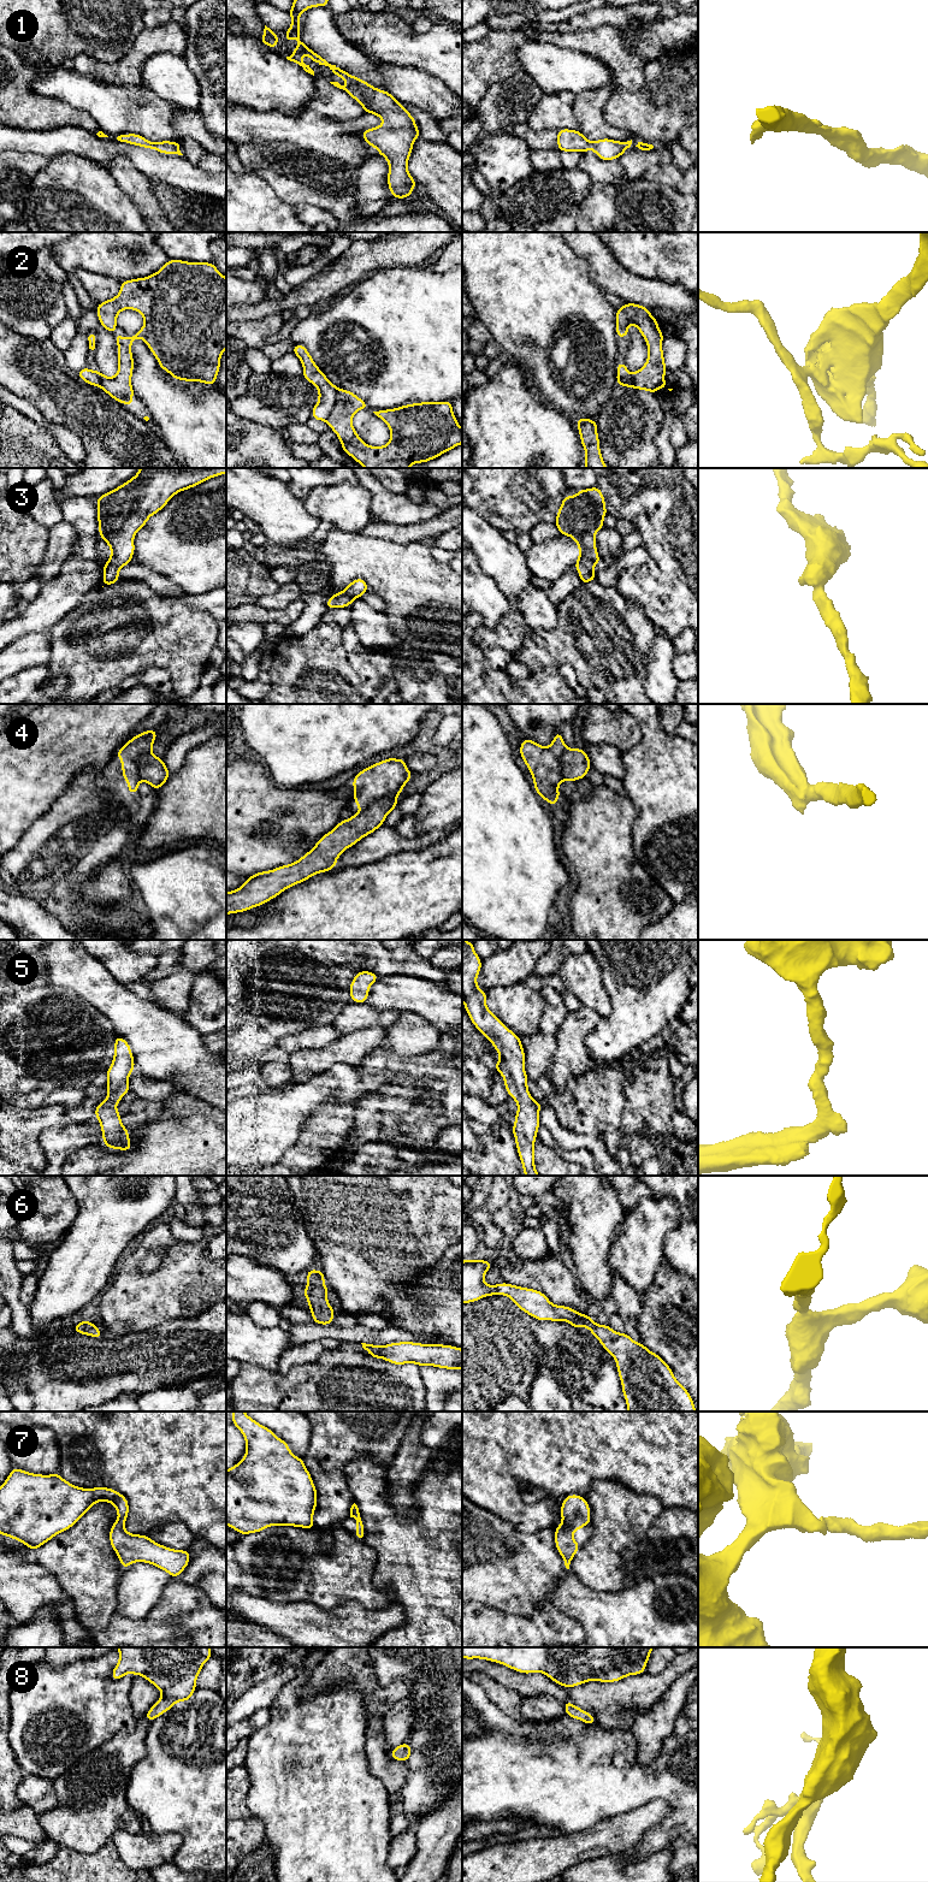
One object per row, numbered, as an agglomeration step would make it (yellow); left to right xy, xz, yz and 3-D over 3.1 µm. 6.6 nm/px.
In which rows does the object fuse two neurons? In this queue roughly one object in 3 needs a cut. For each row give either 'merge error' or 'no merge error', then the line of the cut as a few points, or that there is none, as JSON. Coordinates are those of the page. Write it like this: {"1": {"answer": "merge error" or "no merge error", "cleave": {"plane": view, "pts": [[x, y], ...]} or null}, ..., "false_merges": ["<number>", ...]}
{"1": {"answer": "no merge error", "cleave": null}, "2": {"answer": "merge error", "cleave": {"plane": "xz", "pts": [[337, 388], [335, 406], [325, 420]]}}, "3": {"answer": "no merge error", "cleave": null}, "4": {"answer": "merge error", "cleave": {"plane": "xz", "pts": [[402, 787], [385, 794], [361, 810]]}}, "5": {"answer": "no merge error", "cleave": null}, "6": {"answer": "no merge error", "cleave": null}, "7": {"answer": "no merge error", "cleave": null}, "8": {"answer": "no merge error", "cleave": null}, "false_merges": ["2", "4"]}

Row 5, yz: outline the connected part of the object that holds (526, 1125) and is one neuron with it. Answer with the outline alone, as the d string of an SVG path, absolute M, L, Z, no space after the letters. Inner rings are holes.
M462 940L462 1001L473 1025L493 1044L501 1055L495 1063L504 1081L509 1097L518 1103L515 1123L512 1126L518 1154L525 1176L539 1176L534 1165L534 1141L539 1124L542 1102L532 1099L525 1072L525 1051L521 1038L506 1026L487 1007L486 992L477 984L481 959L472 941Z

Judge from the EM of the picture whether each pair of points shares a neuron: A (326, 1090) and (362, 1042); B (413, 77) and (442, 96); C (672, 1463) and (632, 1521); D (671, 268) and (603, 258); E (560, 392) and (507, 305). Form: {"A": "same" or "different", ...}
{"A": "different", "B": "same", "C": "different", "D": "different", "E": "same"}

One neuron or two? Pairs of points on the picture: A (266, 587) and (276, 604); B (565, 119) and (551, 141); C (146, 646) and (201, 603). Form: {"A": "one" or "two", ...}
{"A": "two", "B": "two", "C": "two"}

